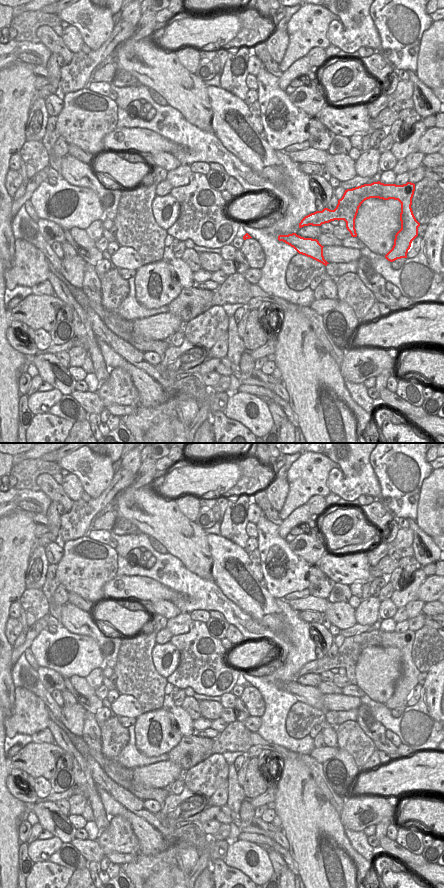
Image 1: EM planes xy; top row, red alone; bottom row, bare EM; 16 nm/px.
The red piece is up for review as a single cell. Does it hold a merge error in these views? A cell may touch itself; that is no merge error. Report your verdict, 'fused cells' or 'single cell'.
fused cells

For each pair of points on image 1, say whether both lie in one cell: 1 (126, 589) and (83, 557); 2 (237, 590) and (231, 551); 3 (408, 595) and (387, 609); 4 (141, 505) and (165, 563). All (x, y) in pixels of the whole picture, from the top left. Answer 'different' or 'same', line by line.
1: different
2: same
3: different
4: different

